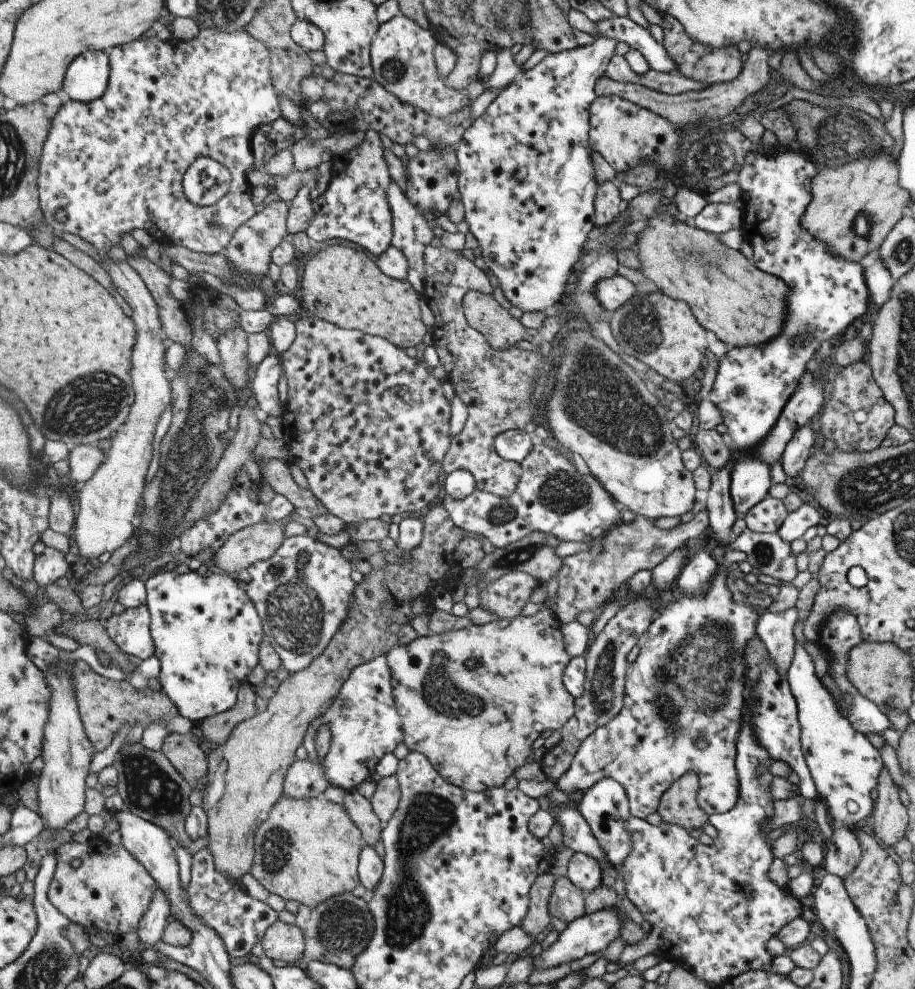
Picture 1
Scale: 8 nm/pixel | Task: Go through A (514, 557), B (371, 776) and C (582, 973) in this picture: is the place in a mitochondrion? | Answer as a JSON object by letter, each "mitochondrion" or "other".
{"A":"mitochondrion","B":"other","C":"other"}

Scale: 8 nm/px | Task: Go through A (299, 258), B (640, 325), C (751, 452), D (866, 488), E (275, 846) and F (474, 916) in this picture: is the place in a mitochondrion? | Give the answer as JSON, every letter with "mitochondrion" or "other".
{"A":"other","B":"mitochondrion","C":"other","D":"mitochondrion","E":"mitochondrion","F":"other"}

